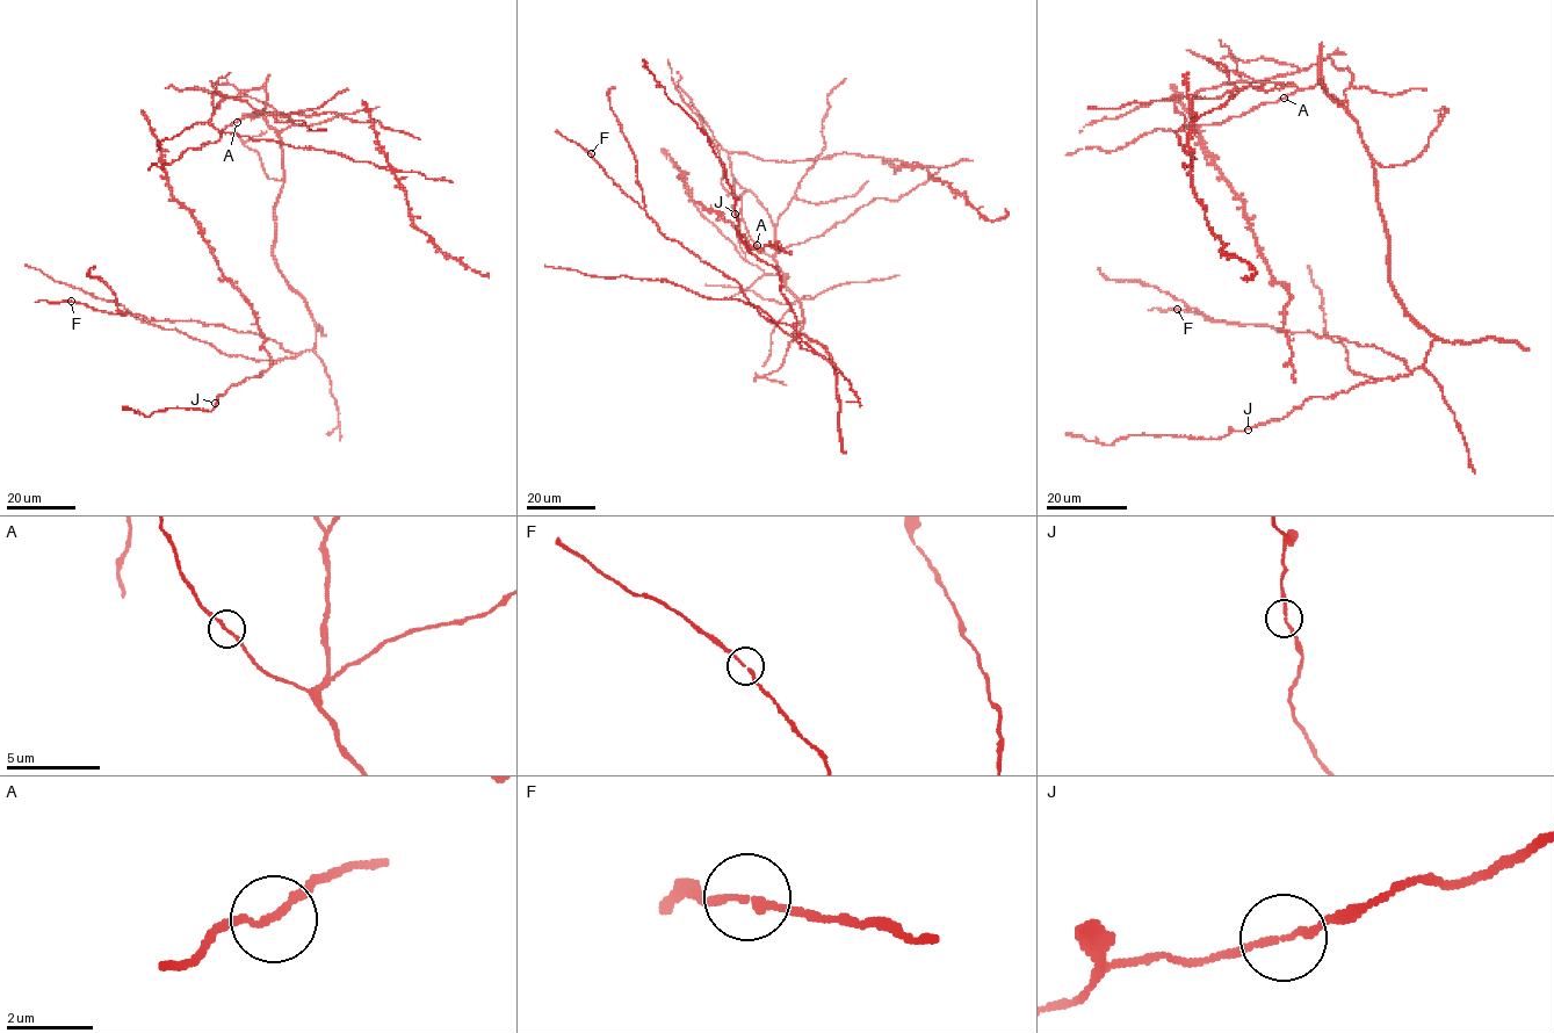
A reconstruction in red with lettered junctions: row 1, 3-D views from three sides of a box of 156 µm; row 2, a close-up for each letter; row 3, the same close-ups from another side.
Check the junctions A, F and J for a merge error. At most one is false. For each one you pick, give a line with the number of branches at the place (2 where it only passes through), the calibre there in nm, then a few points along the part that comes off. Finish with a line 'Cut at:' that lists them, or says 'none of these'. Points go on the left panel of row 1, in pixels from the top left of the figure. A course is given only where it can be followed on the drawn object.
Cut at: none of these

